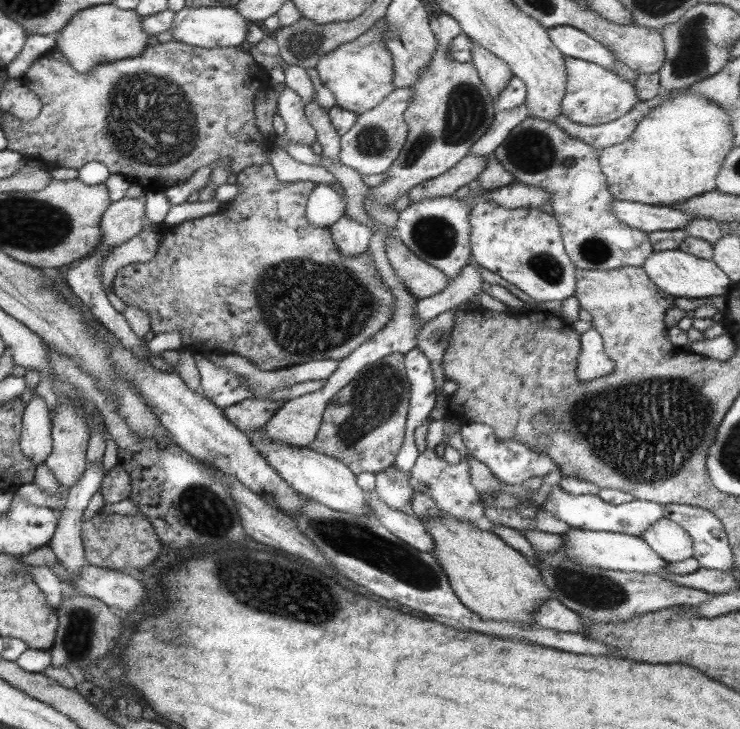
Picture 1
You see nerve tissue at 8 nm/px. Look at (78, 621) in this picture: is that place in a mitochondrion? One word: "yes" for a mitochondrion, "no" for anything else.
yes

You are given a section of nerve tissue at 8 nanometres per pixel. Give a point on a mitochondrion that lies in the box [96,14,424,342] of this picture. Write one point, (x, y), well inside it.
(149, 120)

